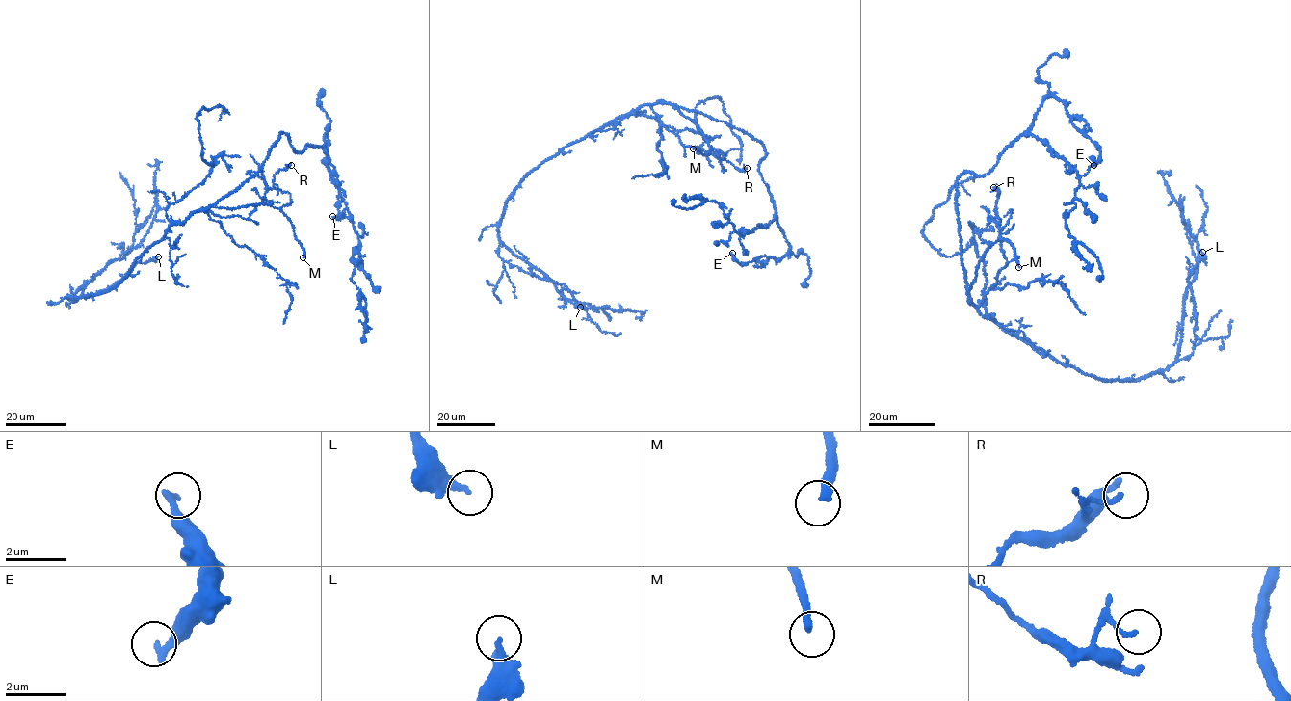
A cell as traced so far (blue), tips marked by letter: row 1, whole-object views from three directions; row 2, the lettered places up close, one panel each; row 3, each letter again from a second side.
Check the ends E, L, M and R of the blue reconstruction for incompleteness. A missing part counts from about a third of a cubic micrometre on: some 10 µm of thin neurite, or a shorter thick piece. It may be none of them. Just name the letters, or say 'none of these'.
M

